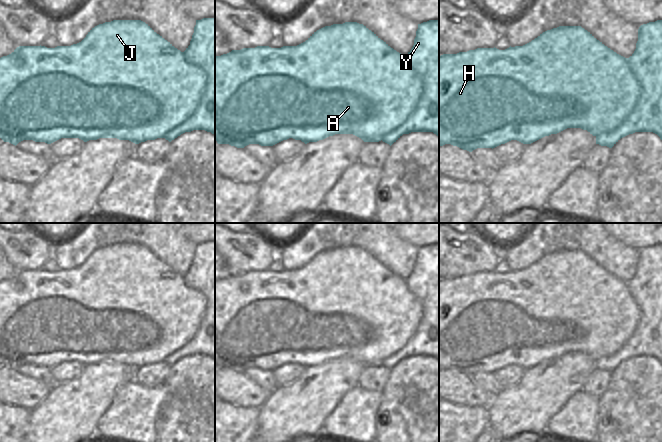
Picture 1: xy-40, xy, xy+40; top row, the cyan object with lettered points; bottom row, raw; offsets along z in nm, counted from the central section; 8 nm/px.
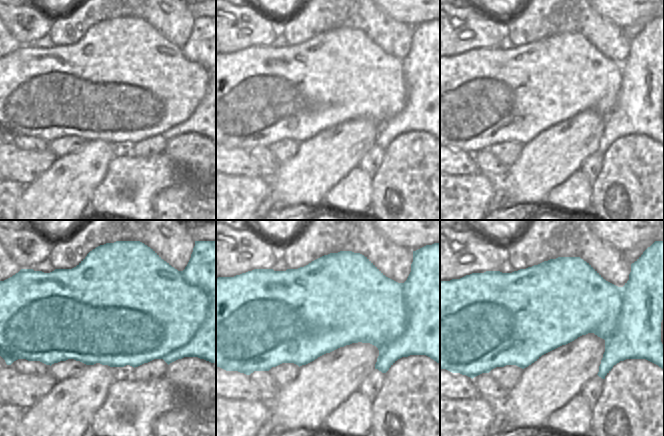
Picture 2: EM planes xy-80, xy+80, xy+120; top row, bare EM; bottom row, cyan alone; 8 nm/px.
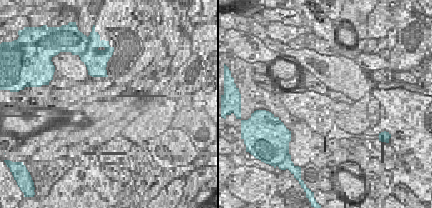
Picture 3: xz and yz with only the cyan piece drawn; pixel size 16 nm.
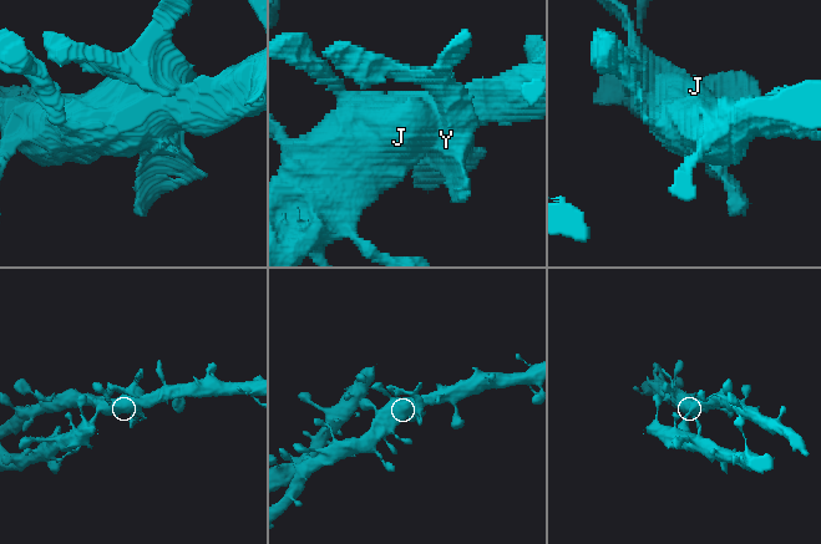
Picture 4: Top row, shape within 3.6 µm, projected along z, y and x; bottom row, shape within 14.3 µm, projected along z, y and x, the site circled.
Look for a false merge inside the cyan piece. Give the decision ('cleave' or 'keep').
cleave

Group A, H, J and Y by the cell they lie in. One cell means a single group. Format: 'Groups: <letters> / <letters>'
Groups: A H J / Y

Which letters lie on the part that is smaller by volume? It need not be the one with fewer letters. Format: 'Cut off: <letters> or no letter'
Cut off: Y

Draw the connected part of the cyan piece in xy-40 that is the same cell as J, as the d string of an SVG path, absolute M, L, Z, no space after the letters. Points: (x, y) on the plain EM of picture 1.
M141 244L105 246L92 252L86 261L77 268L55 272L41 269L19 270L11 278L0 282L0 362L15 370L23 364L51 368L61 362L79 362L84 366L99 362L117 362L139 368L147 364L164 362L171 354L186 346L196 336L207 307L208 299L203 292L187 286L184 276L175 272L145 246Z

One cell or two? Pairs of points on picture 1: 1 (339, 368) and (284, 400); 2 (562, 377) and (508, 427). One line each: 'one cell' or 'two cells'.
1: one cell
2: one cell

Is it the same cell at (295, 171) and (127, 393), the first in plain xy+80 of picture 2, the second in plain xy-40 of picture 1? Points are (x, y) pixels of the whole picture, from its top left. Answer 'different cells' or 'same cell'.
different cells

